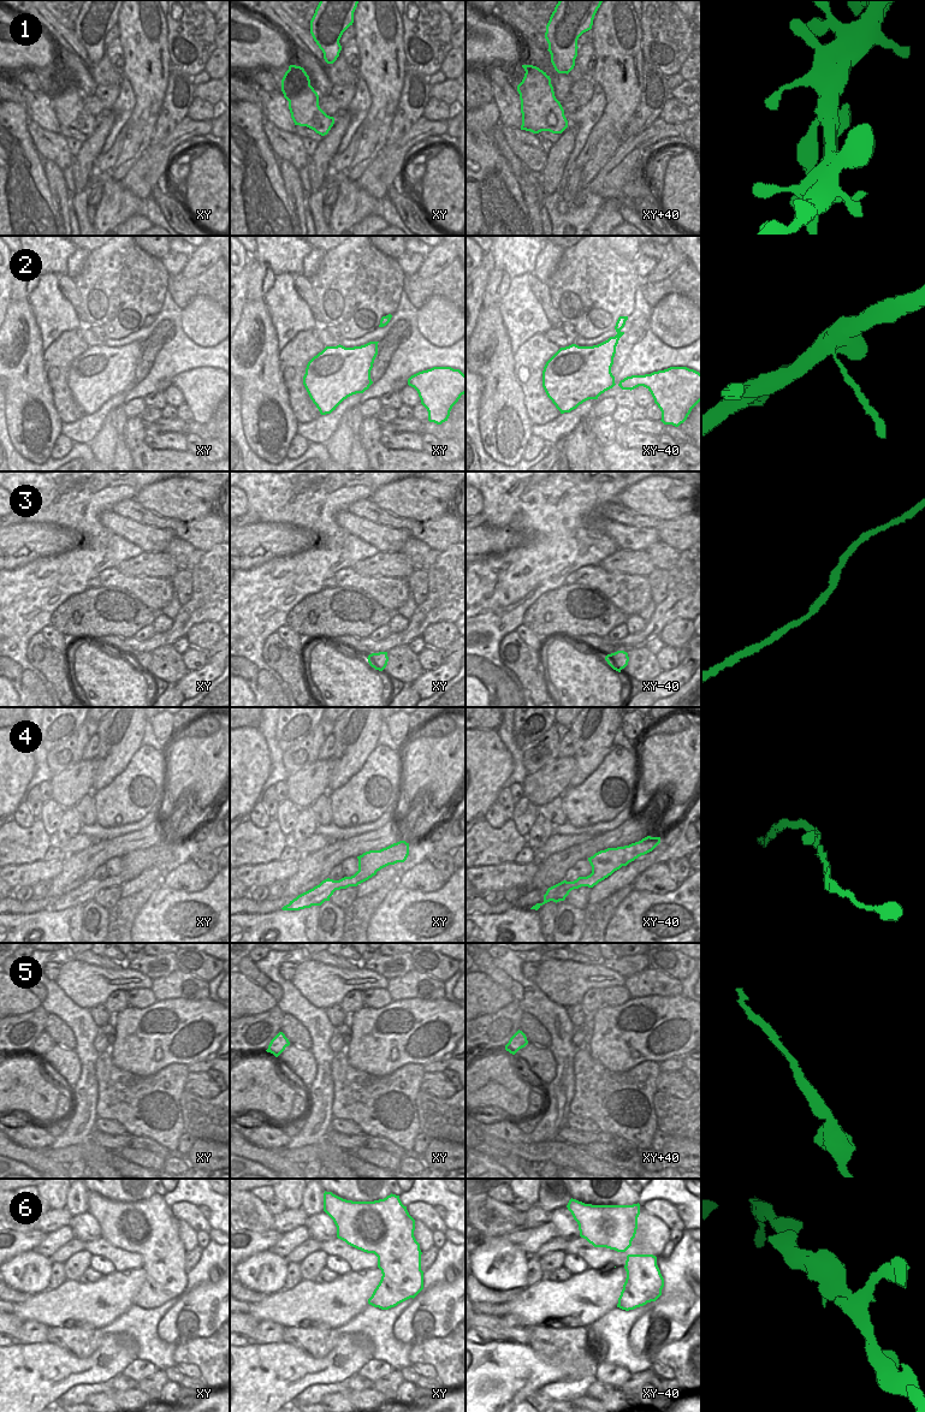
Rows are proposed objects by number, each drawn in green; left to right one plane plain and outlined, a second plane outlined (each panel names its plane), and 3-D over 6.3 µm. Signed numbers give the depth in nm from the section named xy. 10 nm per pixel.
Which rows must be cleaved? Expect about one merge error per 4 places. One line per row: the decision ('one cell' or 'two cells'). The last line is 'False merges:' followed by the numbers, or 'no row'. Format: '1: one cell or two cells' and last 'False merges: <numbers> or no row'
1: one cell
2: two cells
3: one cell
4: one cell
5: one cell
6: one cell
False merges: 2

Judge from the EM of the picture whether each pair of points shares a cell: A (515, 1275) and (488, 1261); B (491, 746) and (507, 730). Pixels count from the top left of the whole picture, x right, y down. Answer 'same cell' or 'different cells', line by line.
A: same cell
B: different cells

